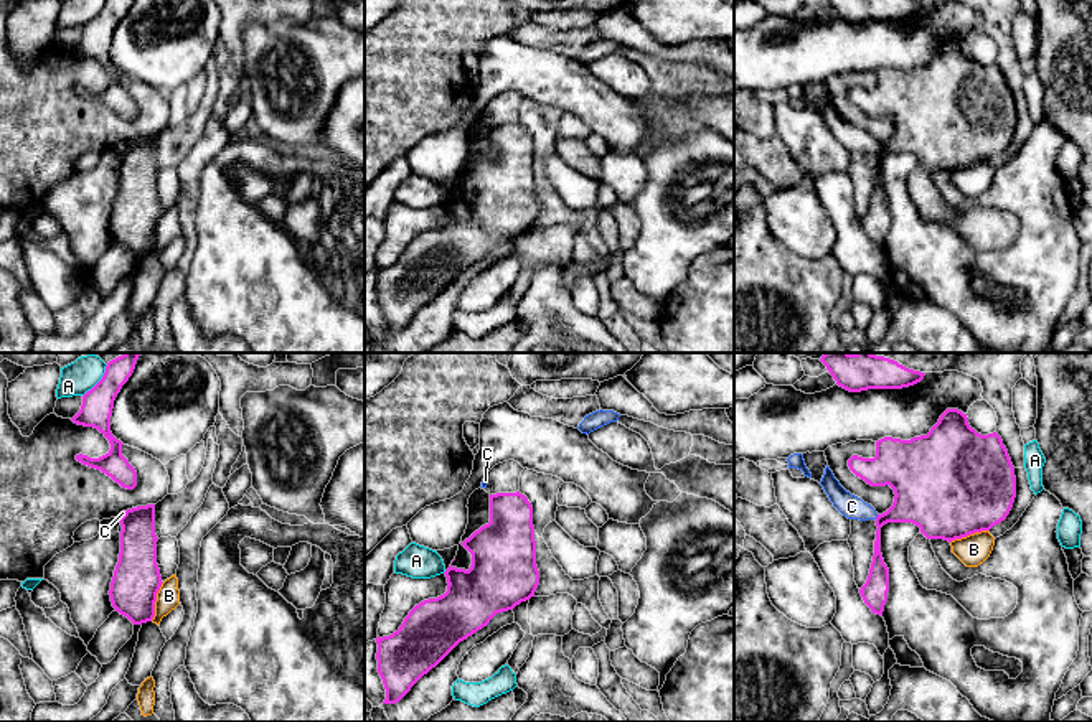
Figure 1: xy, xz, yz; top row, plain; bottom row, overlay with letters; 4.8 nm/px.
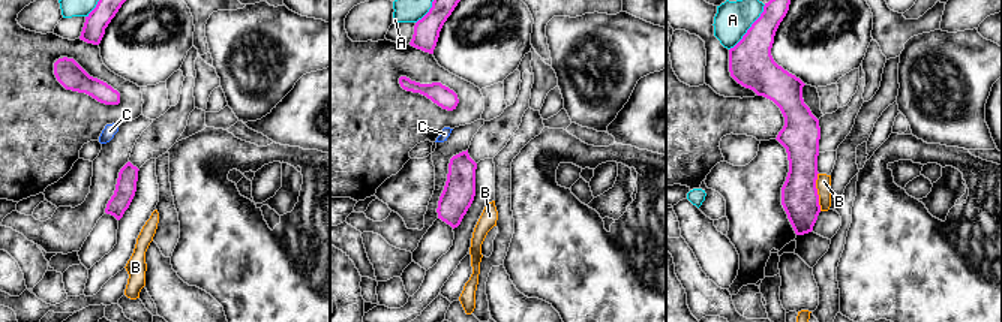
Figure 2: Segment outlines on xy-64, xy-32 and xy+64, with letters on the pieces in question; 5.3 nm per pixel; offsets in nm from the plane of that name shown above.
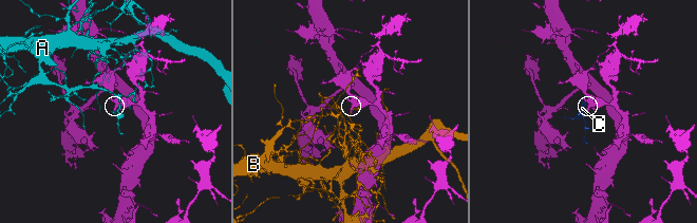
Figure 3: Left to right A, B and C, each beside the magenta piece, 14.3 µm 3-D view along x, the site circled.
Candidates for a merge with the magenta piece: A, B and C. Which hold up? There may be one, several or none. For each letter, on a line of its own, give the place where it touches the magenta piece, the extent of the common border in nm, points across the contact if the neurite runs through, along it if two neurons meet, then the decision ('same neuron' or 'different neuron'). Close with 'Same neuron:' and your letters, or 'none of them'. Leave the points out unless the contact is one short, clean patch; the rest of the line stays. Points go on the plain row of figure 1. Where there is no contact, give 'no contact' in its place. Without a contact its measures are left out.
A: contact xy (98, 14); length 180 nm; different neuron
B: contact xy (155, 231); length 200 nm; different neuron
C: contact yz (878, 147); length 30 nm; border yz (878, 145), (875, 149); different neuron
Same neuron: none of them

